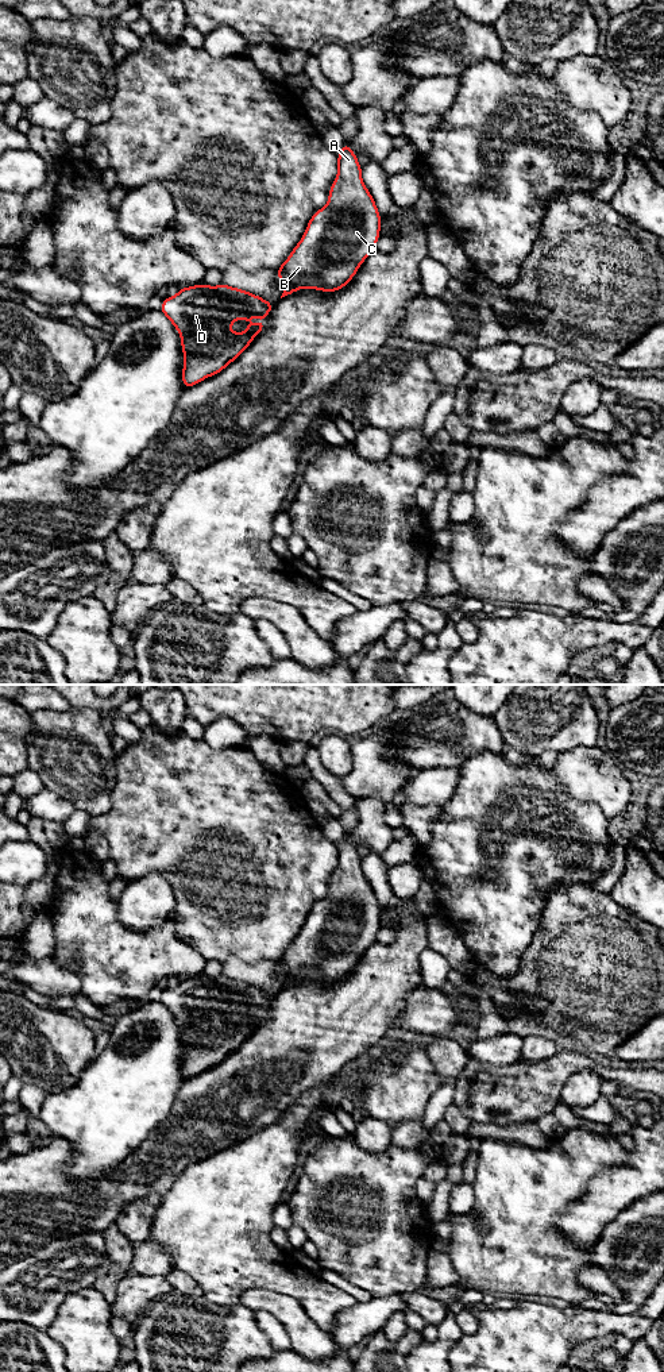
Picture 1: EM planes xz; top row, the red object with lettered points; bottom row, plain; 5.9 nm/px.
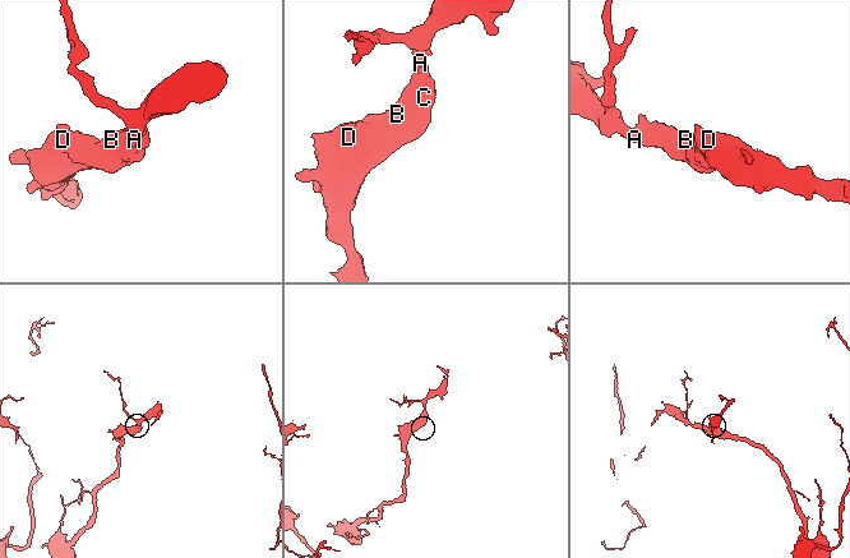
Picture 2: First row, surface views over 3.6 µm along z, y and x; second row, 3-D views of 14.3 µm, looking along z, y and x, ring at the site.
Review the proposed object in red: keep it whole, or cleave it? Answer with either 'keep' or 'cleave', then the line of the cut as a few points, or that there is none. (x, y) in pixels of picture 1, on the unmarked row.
keep; cut none

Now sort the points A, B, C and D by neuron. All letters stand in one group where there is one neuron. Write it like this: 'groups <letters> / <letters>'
groups A B C D

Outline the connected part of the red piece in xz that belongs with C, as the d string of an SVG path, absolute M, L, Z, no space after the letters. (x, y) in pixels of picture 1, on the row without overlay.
M348 833L337 847L337 868L328 894L316 902L297 937L278 959L285 988L300 980L337 983L375 943L382 909L362 872L362 858Z

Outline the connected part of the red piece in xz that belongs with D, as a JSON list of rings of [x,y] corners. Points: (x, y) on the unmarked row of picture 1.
[[[201,974],[166,988],[159,1002],[181,1028],[184,1079],[219,1065],[236,1052],[267,1017],[250,1014],[246,1024],[232,1025],[231,1015],[238,1010],[251,1011],[254,1006],[265,1011],[273,998],[256,986],[225,975],[208,978]]]

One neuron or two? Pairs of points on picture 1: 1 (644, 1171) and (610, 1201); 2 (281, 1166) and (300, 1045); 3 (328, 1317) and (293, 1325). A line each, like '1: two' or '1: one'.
1: one
2: two
3: two

